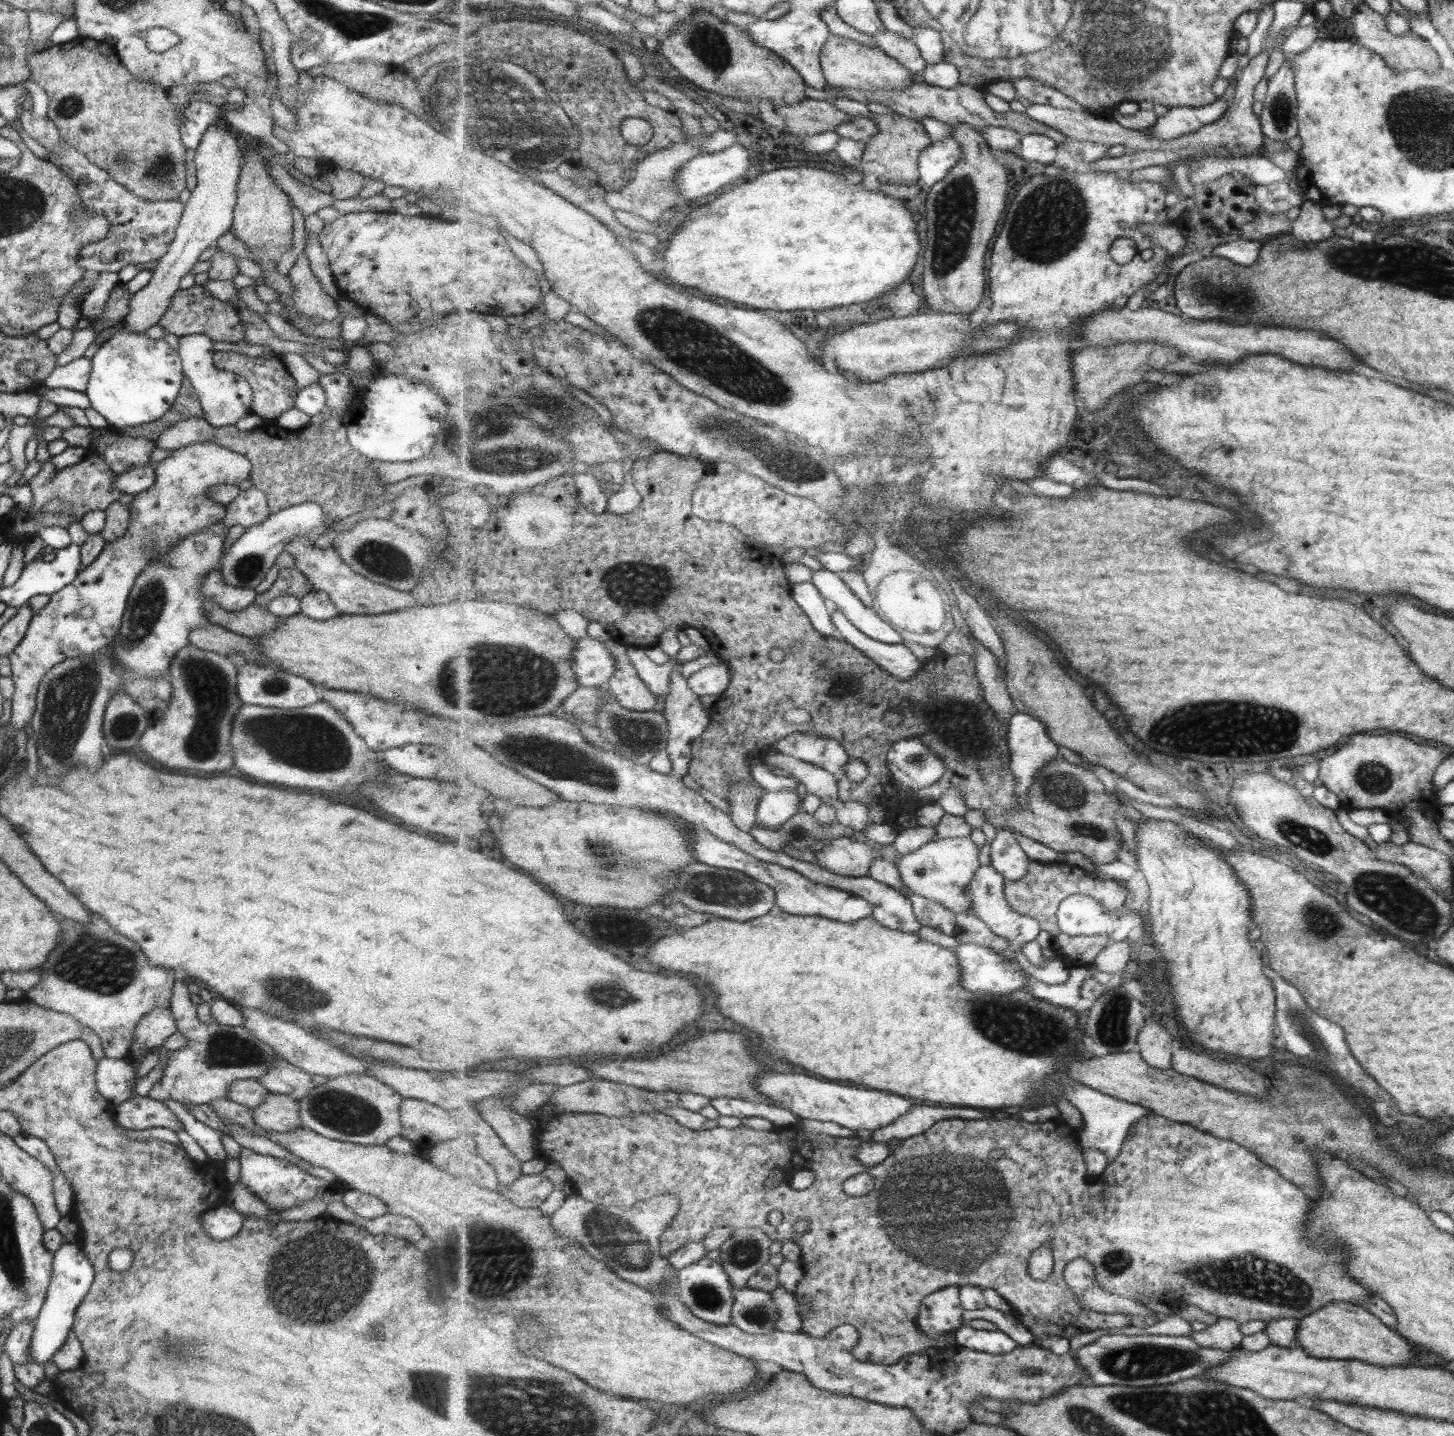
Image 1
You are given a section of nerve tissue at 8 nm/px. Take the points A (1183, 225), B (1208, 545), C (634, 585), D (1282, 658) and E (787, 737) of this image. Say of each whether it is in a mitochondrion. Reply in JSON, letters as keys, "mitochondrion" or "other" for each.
{"A":"other","B":"other","C":"mitochondrion","D":"other","E":"other"}

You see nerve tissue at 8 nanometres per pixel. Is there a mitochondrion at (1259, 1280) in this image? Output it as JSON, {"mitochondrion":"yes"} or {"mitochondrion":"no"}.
{"mitochondrion":"yes"}

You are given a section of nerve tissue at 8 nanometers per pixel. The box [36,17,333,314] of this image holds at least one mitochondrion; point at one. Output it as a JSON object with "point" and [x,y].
{"point":[163,168]}

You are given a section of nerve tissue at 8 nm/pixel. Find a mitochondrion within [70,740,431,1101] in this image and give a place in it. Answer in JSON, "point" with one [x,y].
{"point":[297,994]}

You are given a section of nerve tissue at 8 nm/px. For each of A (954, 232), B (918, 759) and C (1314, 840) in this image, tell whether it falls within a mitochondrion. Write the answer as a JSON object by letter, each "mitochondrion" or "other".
{"A":"mitochondrion","B":"mitochondrion","C":"mitochondrion"}

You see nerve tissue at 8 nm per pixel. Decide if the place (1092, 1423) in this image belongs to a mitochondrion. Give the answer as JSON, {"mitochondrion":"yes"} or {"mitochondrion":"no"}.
{"mitochondrion":"yes"}

